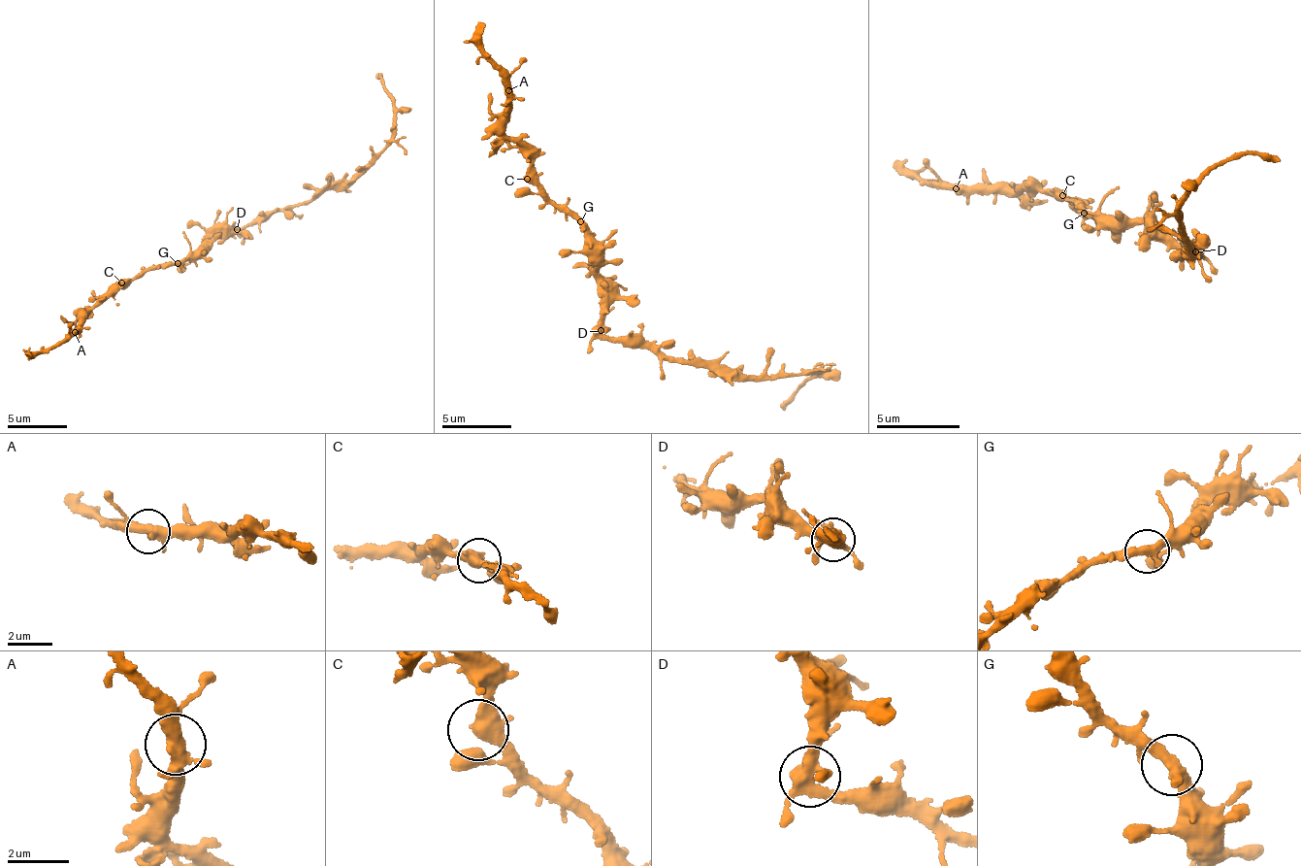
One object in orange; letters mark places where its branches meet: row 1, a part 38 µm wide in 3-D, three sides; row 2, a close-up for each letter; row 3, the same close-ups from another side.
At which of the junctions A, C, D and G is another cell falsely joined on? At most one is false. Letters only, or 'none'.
D

